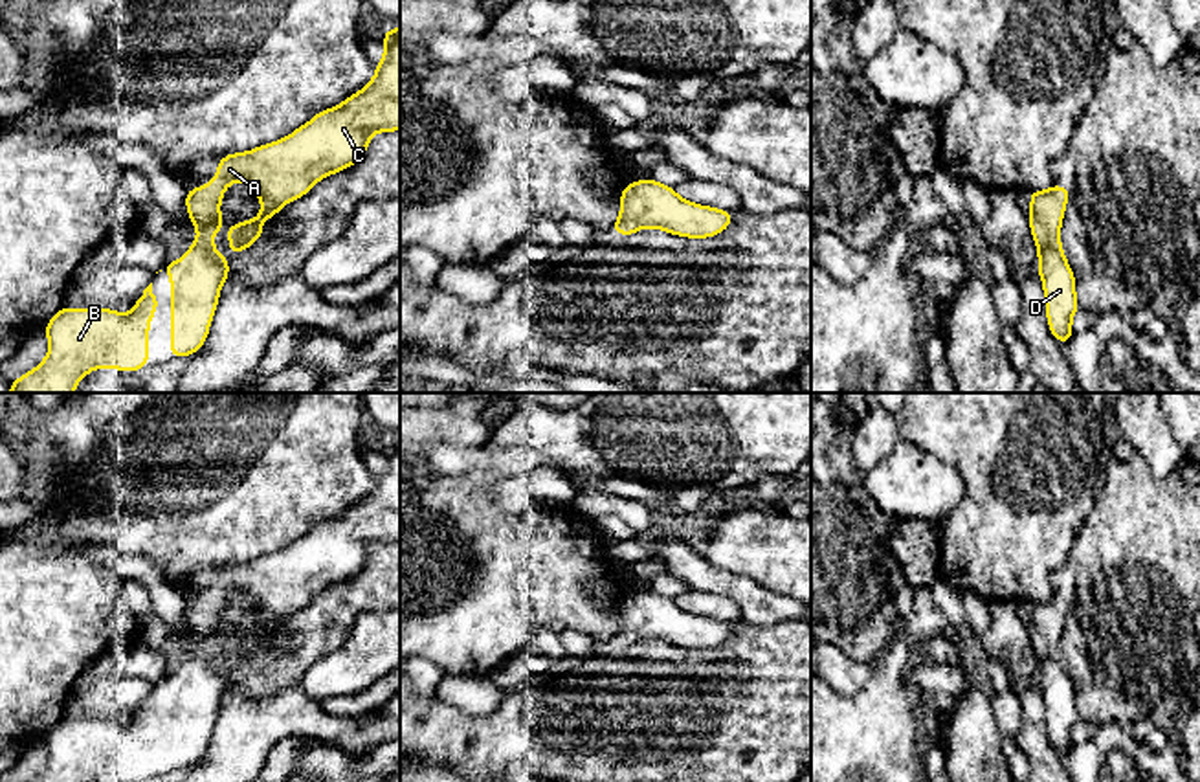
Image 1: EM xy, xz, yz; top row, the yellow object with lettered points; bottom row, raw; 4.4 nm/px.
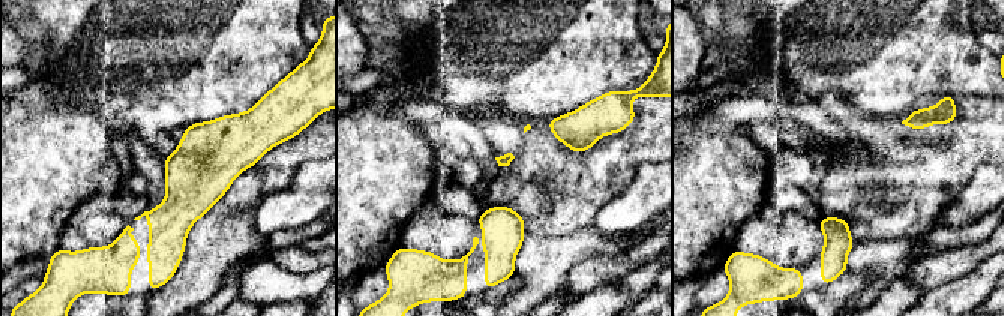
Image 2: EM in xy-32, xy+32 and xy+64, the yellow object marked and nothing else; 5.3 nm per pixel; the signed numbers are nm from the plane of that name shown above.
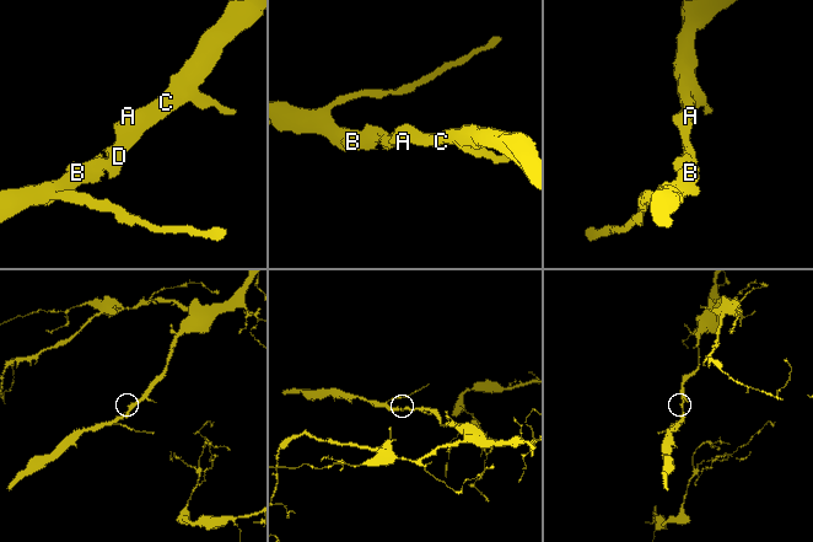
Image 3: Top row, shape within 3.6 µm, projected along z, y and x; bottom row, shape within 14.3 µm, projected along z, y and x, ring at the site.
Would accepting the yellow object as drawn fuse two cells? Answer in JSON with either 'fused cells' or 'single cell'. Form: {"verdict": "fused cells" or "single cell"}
{"verdict": "single cell"}

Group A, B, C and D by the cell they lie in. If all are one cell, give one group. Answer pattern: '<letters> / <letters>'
A B C D

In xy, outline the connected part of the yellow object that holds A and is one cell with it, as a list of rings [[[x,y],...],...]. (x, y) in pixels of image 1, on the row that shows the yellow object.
[[[400,28],[383,31],[383,57],[374,77],[341,105],[317,112],[284,140],[250,152],[220,158],[207,185],[185,191],[189,220],[198,239],[178,261],[165,263],[171,275],[171,358],[191,356],[207,340],[229,261],[215,250],[213,231],[224,228],[222,195],[233,182],[248,182],[264,207],[251,220],[235,222],[228,240],[233,255],[262,237],[262,220],[272,220],[292,200],[305,196],[321,178],[349,169],[367,152],[374,132],[400,128]]]

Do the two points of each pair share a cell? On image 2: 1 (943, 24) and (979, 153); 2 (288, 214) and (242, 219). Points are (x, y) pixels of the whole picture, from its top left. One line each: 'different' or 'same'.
1: different
2: different

